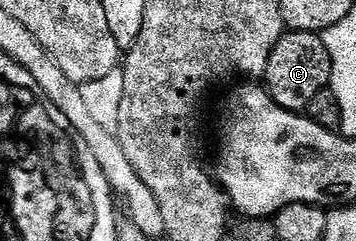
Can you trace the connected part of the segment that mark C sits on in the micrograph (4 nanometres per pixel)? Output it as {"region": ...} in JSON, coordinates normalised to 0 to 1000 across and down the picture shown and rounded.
{"region":[[[798,124],[792,154],[767,187],[767,220],[756,220],[756,270],[744,315],[744,357],[789,436],[789,452],[860,465],[868,419],[890,402],[930,340],[930,241],[924,203],[913,203],[904,141],[882,129]]]}

